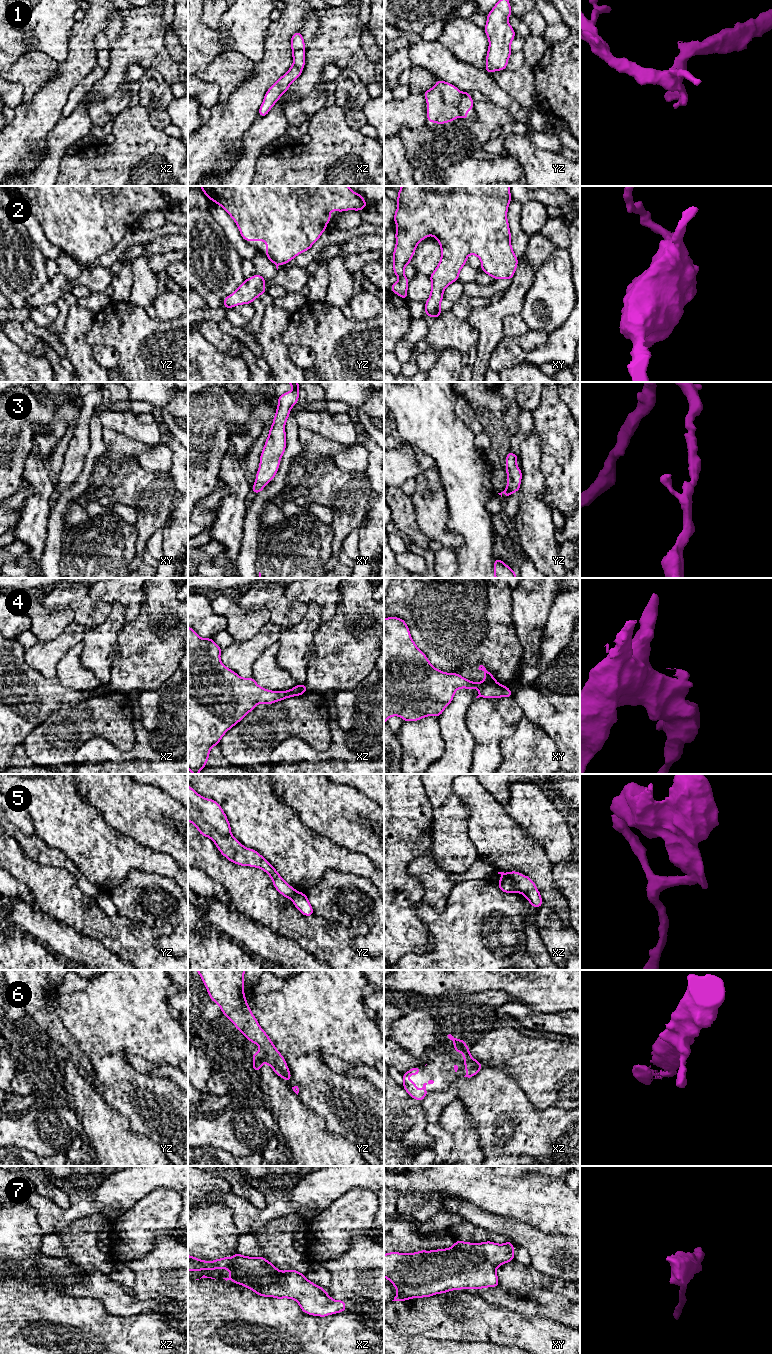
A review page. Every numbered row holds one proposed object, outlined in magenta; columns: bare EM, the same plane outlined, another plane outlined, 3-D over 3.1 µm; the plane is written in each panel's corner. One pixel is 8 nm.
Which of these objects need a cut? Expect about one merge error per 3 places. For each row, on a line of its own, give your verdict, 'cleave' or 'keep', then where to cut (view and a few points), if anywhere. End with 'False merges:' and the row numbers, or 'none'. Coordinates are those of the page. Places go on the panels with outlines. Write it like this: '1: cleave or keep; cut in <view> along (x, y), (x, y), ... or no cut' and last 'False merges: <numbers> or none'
1: cleave; cut in yz along (460, 94), (458, 116)
2: keep; no cut
3: keep; no cut
4: cleave; cut in xy along (496, 682), (483, 683)
5: cleave; cut in xz along (502, 876), (511, 878), (520, 891)
6: keep; no cut
7: keep; no cut
False merges: 1, 4, 5

